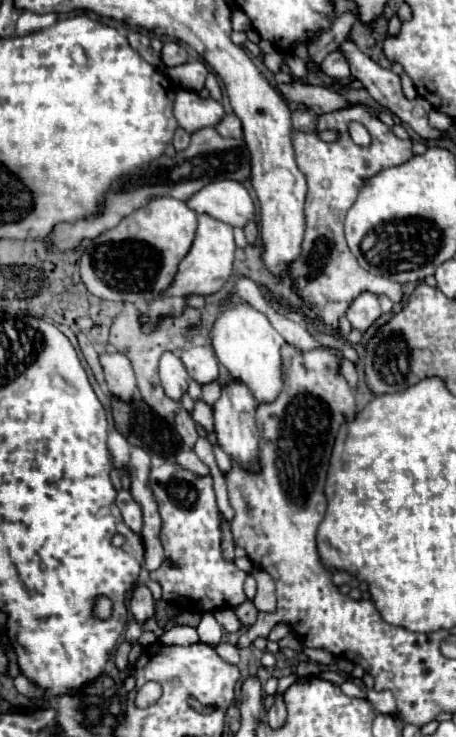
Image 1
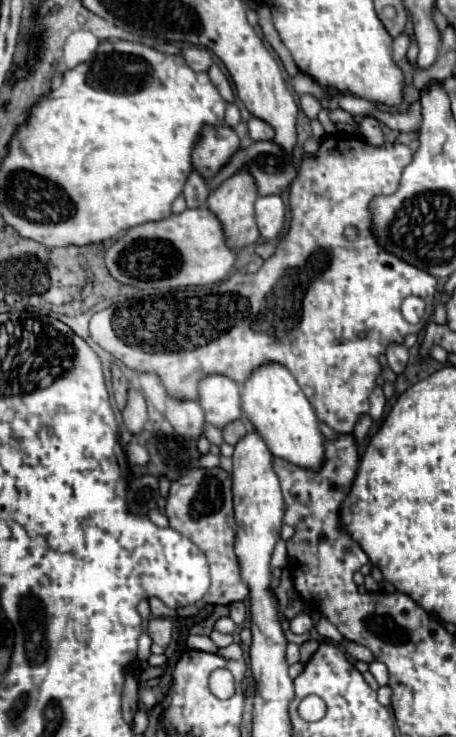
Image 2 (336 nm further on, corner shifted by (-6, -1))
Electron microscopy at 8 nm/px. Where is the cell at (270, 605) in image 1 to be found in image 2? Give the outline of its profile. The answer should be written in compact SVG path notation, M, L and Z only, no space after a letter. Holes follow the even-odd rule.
M278 540L278 542L276 542L270 564L272 564L272 566L278 566L278 568L284 568L284 566L288 564L288 558L286 558L286 544L284 544L284 540Z

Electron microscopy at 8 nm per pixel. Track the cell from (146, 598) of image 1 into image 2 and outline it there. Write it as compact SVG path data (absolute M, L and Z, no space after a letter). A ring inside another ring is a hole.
M152 618L148 622L148 634L150 634L152 642L166 648L170 642L170 636L172 636L172 620L170 618Z

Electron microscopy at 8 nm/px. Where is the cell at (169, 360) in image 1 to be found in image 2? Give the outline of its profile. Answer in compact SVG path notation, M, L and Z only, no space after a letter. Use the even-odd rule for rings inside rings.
M166 398L166 412L164 416L172 424L172 428L186 438L198 438L204 428L204 416L198 400L188 398Z

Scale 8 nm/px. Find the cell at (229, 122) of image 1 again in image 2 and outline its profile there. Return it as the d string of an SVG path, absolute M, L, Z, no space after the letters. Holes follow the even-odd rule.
M250 118L248 120L248 136L250 136L250 140L272 140L274 130L266 122L262 122L258 118Z

